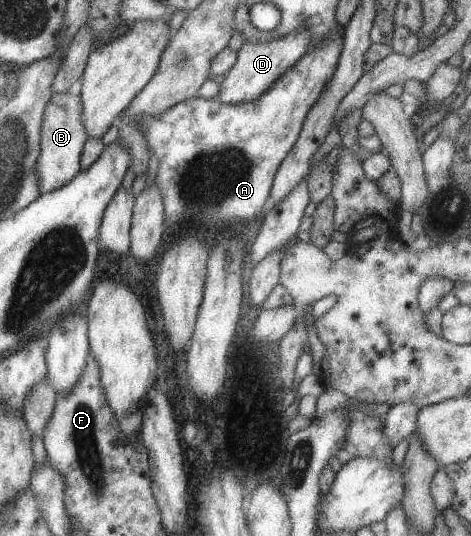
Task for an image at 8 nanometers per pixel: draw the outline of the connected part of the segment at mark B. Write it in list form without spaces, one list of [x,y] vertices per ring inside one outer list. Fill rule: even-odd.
[[[53,93],[45,108],[41,124],[40,154],[34,168],[39,194],[47,194],[68,184],[81,171],[81,150],[88,140],[81,123],[81,104],[78,96]]]

